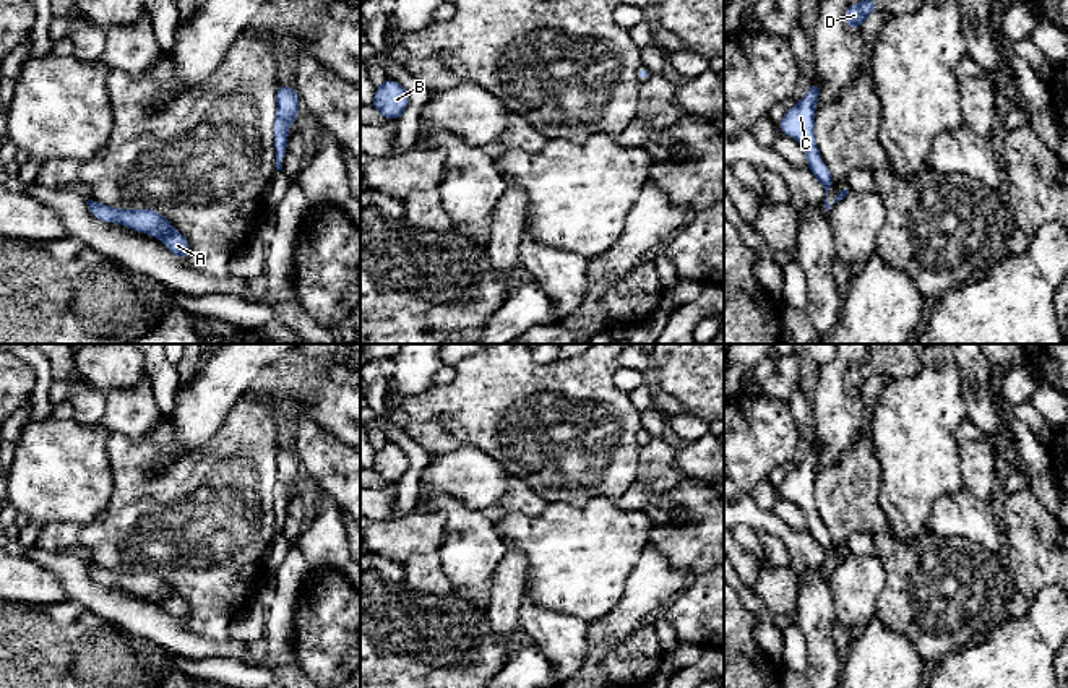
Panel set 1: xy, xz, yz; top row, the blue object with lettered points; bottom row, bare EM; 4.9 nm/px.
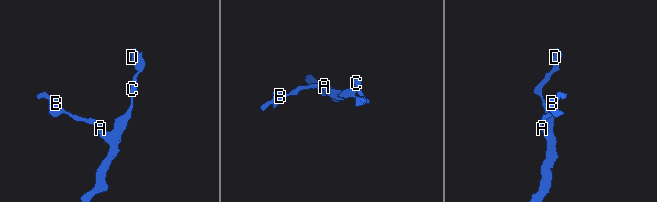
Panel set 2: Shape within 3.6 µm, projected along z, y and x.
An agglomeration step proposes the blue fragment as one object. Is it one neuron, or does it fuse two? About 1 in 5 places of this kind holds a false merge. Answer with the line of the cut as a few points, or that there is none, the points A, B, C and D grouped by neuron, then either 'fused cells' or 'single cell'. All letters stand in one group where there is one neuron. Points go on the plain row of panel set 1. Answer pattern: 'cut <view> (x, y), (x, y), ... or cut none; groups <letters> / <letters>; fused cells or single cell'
cut none; groups A B C D; single cell

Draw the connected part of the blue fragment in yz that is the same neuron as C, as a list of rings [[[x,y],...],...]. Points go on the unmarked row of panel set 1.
[[[813,445],[807,459],[786,475],[779,485],[779,492],[790,501],[797,503],[803,511],[808,522],[808,532],[818,542],[825,552],[825,570],[829,574],[833,568],[828,566],[828,553],[834,544],[828,531],[825,529],[815,505],[815,471],[821,454],[821,448]]]

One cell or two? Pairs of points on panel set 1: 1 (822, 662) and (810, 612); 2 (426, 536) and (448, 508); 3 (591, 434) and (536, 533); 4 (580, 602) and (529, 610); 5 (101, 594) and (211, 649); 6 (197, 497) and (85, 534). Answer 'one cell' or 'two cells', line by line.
1: one cell
2: two cells
3: two cells
4: two cells
5: one cell
6: one cell

